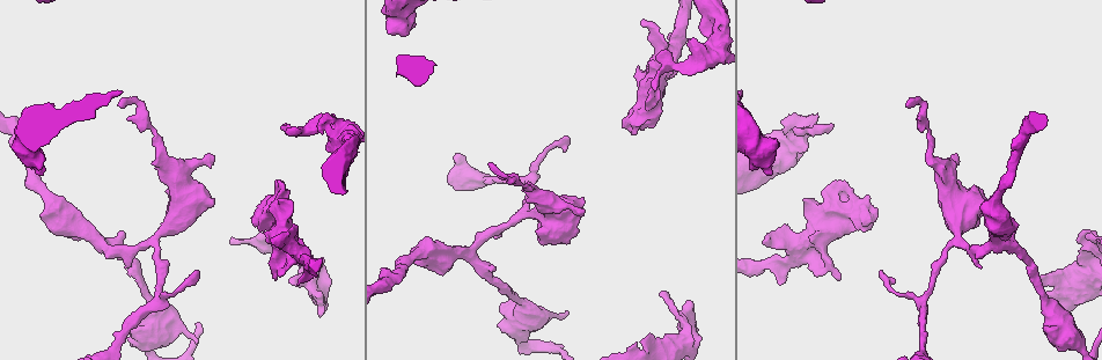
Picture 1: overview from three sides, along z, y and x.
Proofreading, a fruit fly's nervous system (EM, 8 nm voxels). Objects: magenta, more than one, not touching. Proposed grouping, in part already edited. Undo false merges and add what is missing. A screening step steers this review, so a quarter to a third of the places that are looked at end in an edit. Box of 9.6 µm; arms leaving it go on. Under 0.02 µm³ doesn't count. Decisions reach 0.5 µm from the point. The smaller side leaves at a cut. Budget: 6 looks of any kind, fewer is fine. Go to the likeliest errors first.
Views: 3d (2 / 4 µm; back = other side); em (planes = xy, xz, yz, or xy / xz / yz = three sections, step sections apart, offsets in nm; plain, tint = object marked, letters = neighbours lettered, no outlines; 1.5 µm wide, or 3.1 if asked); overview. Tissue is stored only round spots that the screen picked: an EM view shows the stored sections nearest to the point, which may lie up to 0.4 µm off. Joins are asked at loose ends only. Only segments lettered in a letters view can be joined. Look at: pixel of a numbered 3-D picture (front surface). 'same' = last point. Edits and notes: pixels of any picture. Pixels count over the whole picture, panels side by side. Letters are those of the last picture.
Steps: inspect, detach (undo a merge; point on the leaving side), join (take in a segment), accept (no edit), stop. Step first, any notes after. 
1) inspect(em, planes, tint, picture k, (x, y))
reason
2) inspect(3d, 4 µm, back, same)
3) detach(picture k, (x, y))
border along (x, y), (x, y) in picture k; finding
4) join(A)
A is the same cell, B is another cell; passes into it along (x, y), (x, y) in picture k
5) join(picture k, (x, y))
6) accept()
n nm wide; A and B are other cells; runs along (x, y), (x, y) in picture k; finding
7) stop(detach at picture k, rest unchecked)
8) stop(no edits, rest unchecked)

inspect(3d, 4 µm, picture 1, (276, 280))
an open end

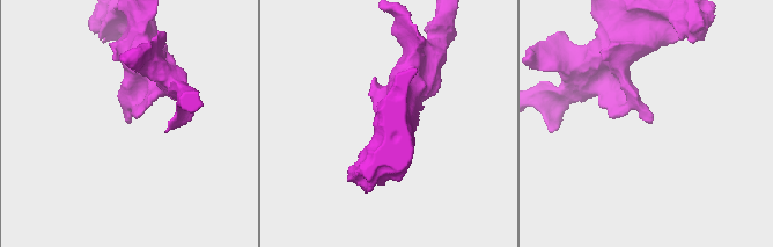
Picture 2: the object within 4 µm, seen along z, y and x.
inspect(em, planes, letters, picture 2, (125, 120))
now the EM

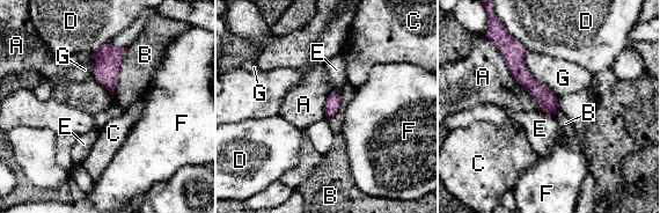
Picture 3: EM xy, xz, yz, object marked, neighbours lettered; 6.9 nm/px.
accept()
A touches over 550 nm; A, B, C, D, E, F and G are other cells; runs along (513, 50), (519, 72), (552, 111) in picture 3; none of them fits

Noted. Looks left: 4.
inspect(em, planes, letters, picture 1, (495, 239))
an open end

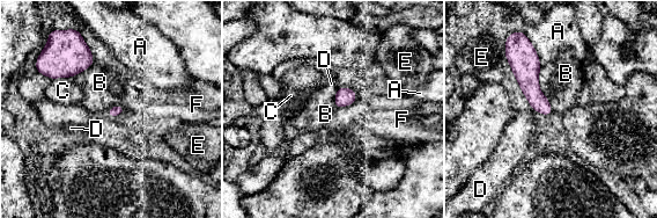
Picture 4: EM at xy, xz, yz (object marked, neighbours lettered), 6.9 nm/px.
accept()
A, B, C, D, E and F are other cells; border along (82, 36), (93, 63), (74, 77) in picture 4; none of them fits

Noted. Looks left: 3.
inspect(em, xz, step 8, letters, picture 1, (271, 240))
branch stops here

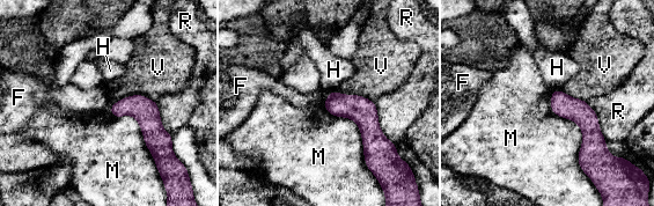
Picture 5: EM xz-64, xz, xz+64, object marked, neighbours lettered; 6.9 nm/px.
inspect(em, planes, letters, same)

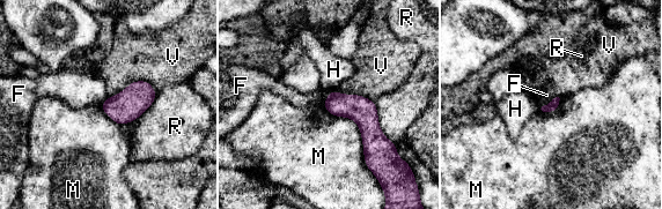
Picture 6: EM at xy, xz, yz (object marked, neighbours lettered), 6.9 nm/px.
accept()
F, H, M, R and V are other cells; runs along (332, 94), (369, 126), (382, 147) in picture 6; none of them fits

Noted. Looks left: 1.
stop(no edits, rest unchecked)

